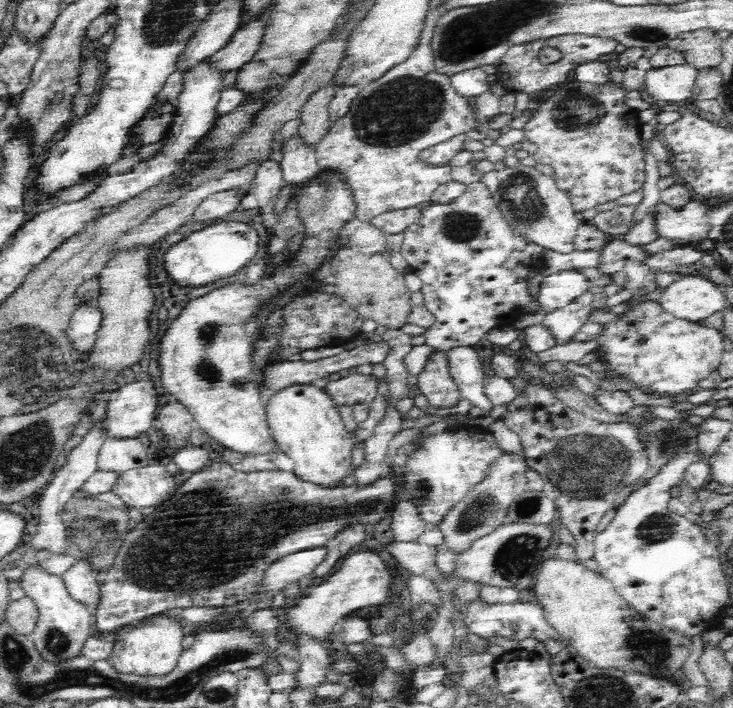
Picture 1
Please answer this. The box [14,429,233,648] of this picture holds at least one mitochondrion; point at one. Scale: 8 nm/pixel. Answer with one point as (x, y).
(96, 537)

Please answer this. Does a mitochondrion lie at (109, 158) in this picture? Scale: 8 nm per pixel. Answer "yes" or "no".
no

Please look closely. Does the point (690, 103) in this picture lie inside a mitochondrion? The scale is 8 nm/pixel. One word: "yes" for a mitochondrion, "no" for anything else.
no

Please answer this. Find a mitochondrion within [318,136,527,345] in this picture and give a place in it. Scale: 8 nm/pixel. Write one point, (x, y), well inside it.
(458, 225)

